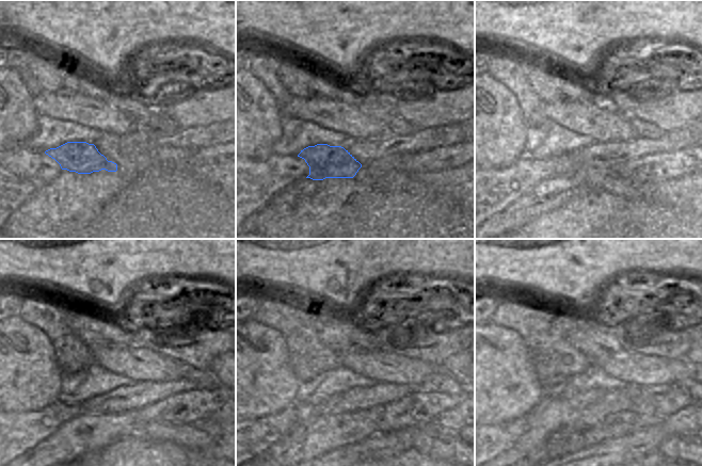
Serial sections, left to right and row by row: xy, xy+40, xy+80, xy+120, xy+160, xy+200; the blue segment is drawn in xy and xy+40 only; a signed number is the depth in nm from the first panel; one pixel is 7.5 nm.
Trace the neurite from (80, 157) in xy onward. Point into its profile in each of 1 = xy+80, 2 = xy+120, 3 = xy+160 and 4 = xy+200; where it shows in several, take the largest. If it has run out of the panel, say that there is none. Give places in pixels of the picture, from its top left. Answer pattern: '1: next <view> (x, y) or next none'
1: next xy+80 (596, 176)
2: next xy+120 (197, 436)
3: next xy+160 (435, 443)
4: next xy+200 (690, 449)

